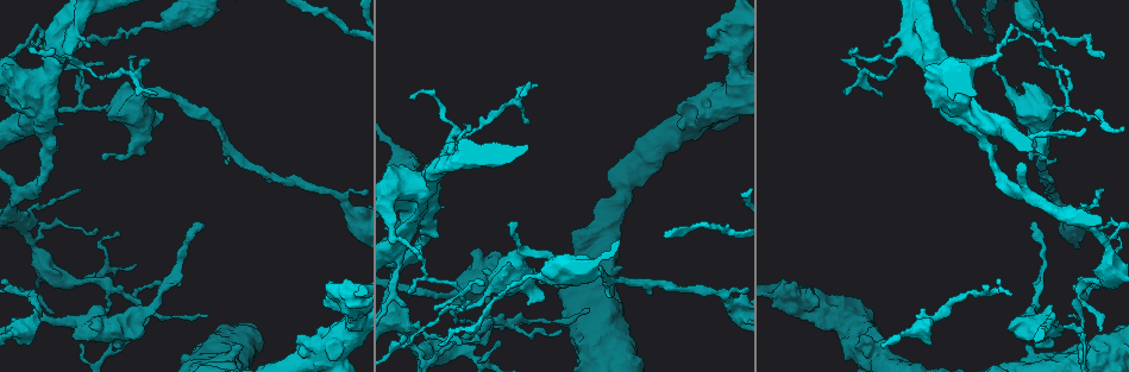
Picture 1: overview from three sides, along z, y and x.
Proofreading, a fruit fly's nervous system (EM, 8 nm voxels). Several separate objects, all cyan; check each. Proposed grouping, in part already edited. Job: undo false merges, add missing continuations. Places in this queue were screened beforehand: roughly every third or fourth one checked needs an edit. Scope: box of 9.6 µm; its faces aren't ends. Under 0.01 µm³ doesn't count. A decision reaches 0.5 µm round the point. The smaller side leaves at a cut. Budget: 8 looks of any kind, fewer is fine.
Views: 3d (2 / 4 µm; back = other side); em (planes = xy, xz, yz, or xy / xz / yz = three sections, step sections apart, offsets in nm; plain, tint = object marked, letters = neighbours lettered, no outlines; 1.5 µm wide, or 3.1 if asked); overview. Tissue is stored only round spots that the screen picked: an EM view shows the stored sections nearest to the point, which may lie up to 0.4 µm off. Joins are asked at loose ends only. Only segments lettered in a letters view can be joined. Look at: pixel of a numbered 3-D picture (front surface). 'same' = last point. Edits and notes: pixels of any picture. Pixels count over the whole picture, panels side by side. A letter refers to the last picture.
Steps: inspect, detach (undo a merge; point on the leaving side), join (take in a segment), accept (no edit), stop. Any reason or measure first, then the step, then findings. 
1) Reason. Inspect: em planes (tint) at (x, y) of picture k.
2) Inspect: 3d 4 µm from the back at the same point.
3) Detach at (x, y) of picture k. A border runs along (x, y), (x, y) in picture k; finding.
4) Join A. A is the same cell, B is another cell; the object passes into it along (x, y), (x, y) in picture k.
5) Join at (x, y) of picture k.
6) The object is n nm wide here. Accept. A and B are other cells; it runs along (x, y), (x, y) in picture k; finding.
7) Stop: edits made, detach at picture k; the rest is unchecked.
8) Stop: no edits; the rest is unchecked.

Thin end. Inspect: em planes (letters) at (1057, 160) of picture 1.

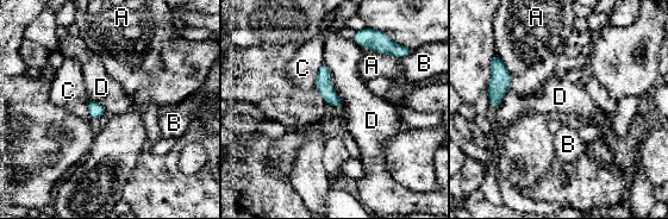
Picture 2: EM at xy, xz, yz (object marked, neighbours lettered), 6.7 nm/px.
Accept. A, B, C and D are other cells; a border runs along (323, 63), (343, 105) in picture 2; no lettered segment goes on from it.

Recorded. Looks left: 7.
Abrupt turn. Inspect: em planes (tint) at (1013, 28) of picture 1.

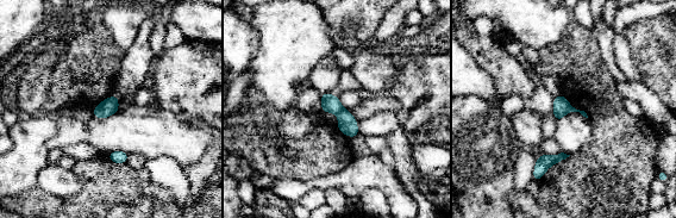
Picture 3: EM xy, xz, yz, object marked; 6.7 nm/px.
What lies round it. Inspect: em planes (letters) at the same point.

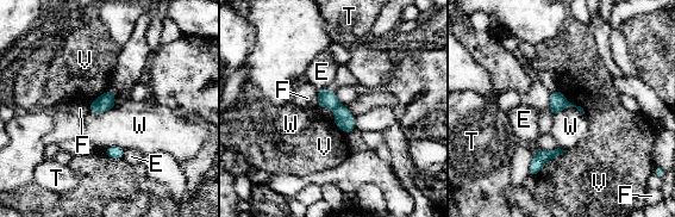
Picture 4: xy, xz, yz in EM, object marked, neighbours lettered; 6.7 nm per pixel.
The object is 110 nm wide here. Detach at (343, 119) of picture 4. E, F, T, V and W are other cells; a border runs along (341, 104), (333, 110) in picture 4; two cells meet here.

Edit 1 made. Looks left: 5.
Stop: edits made, detach at picture 4; the rest is unchecked.

